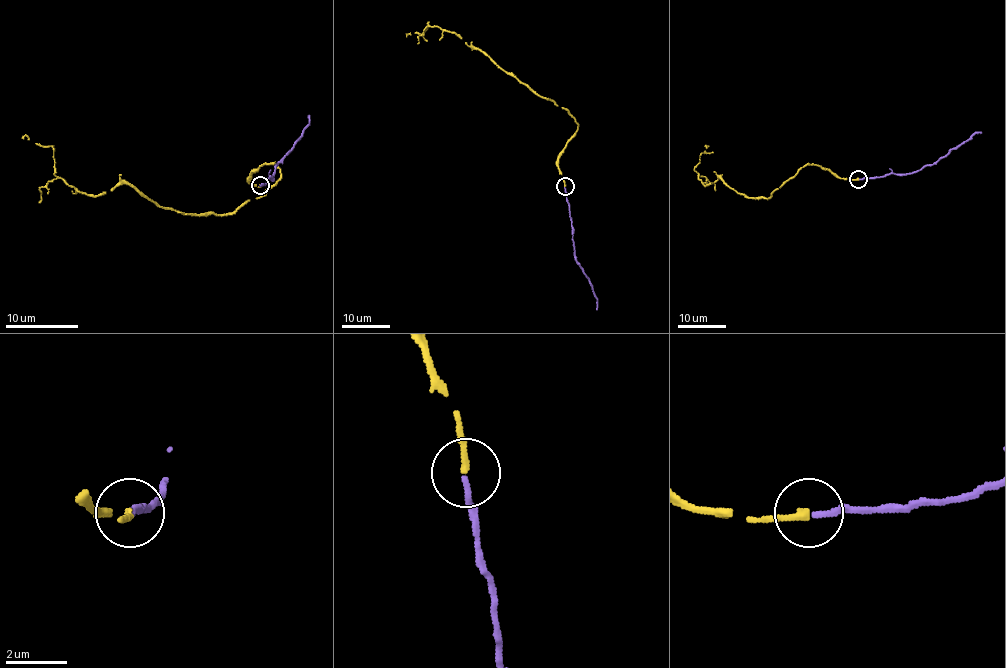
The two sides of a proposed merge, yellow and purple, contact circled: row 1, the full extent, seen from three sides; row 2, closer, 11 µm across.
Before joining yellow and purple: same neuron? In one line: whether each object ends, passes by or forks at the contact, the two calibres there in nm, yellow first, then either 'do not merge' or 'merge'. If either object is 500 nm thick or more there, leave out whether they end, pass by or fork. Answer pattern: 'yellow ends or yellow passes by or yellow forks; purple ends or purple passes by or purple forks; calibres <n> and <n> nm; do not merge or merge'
yellow ends; purple ends; calibres 200 and 200 nm; merge

